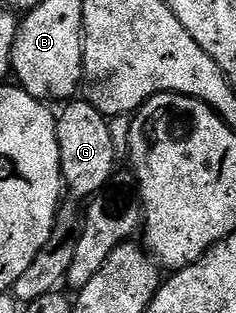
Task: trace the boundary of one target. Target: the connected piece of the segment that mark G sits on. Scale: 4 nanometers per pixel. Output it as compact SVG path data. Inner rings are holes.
M71 101L63 112L58 112L55 120L59 156L63 170L63 182L66 194L75 199L90 200L98 196L99 191L111 179L115 171L115 139L111 136L110 122L101 121L100 113L86 101Z

